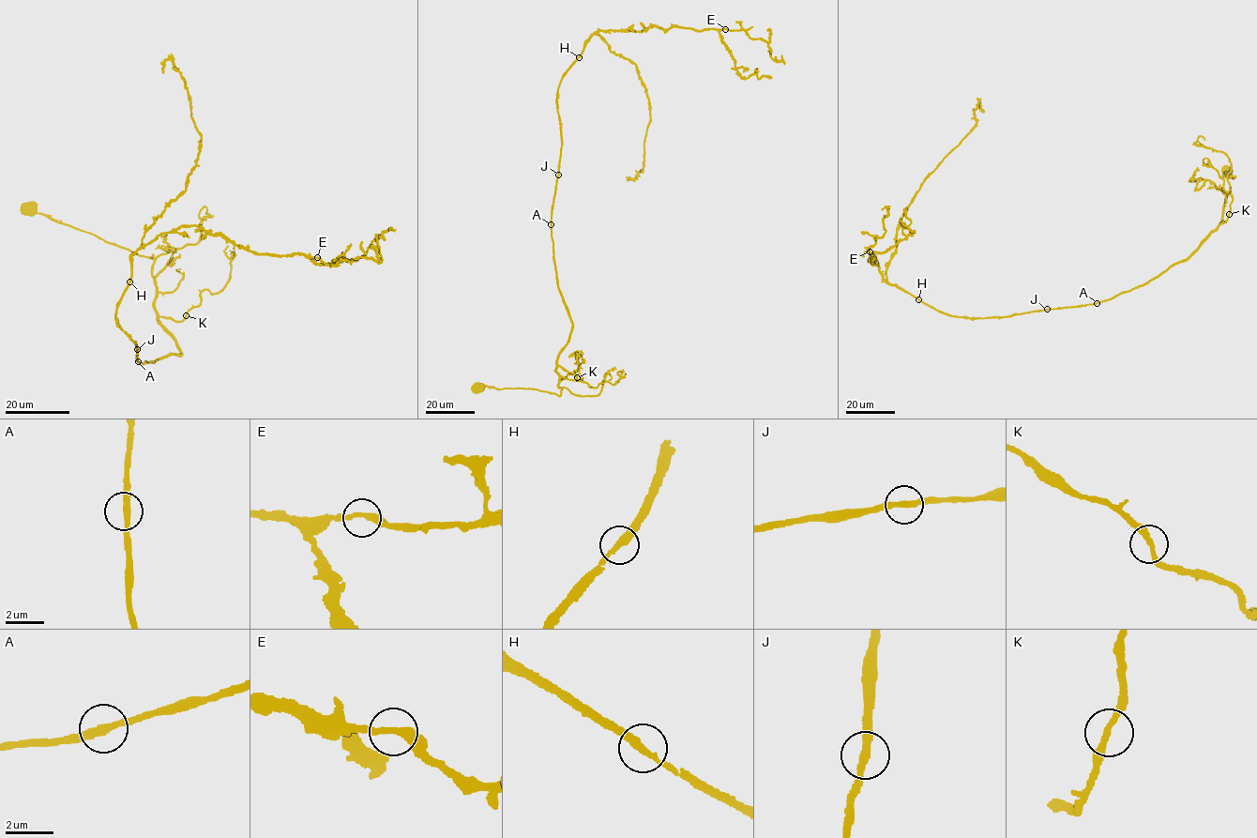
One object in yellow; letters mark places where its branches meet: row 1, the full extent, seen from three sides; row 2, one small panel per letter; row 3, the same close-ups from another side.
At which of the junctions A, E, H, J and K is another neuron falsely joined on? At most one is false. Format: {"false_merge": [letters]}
{"false_merge": []}

